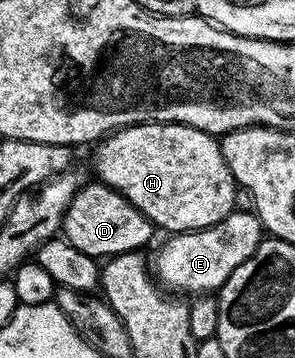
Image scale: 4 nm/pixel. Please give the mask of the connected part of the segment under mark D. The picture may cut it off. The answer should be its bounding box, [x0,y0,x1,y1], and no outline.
[62,179,154,259]

